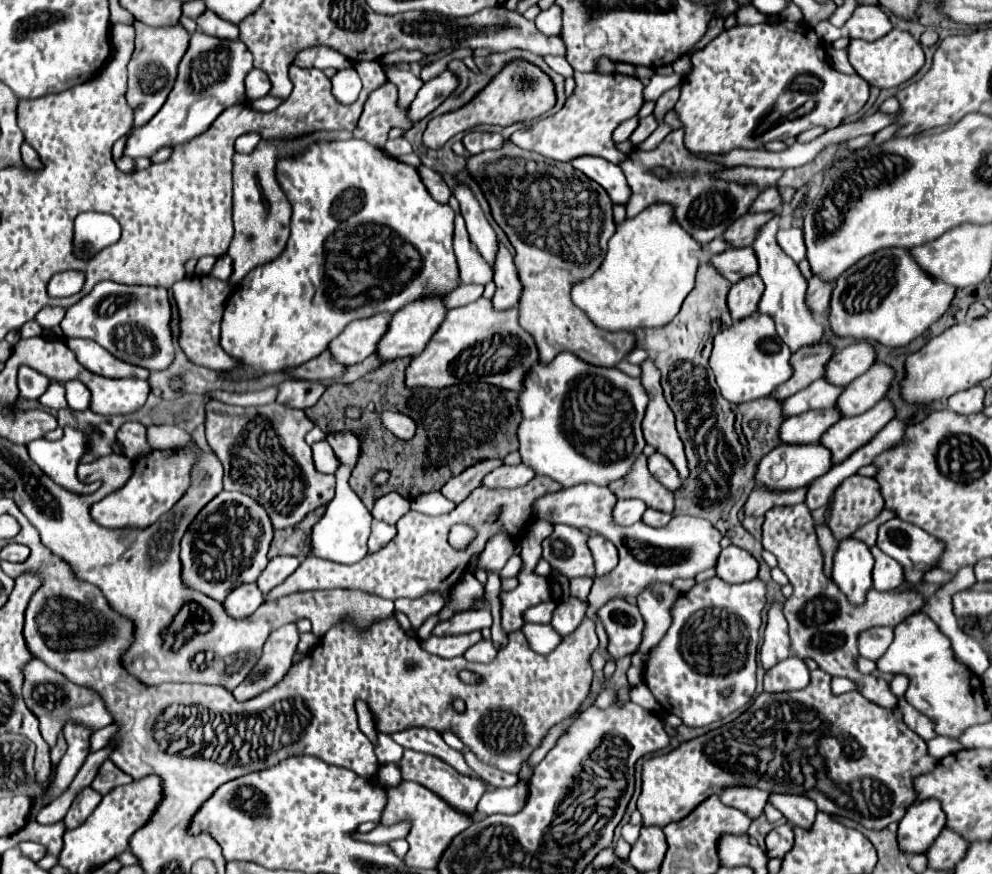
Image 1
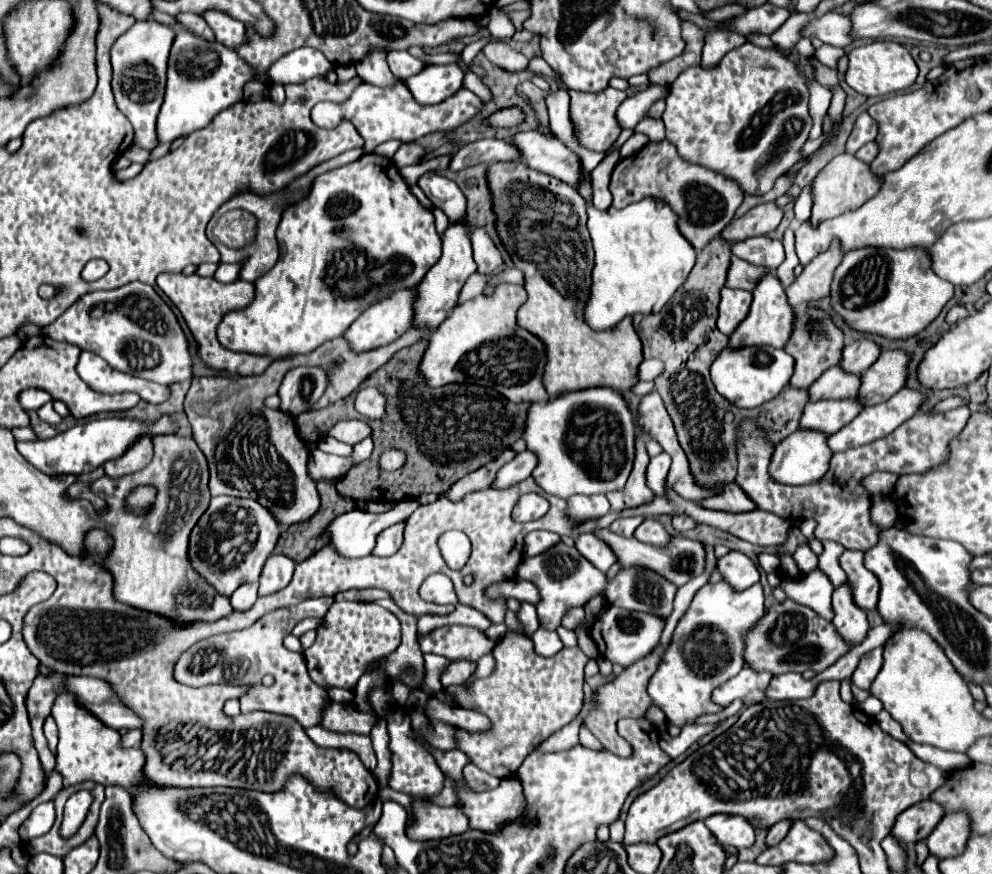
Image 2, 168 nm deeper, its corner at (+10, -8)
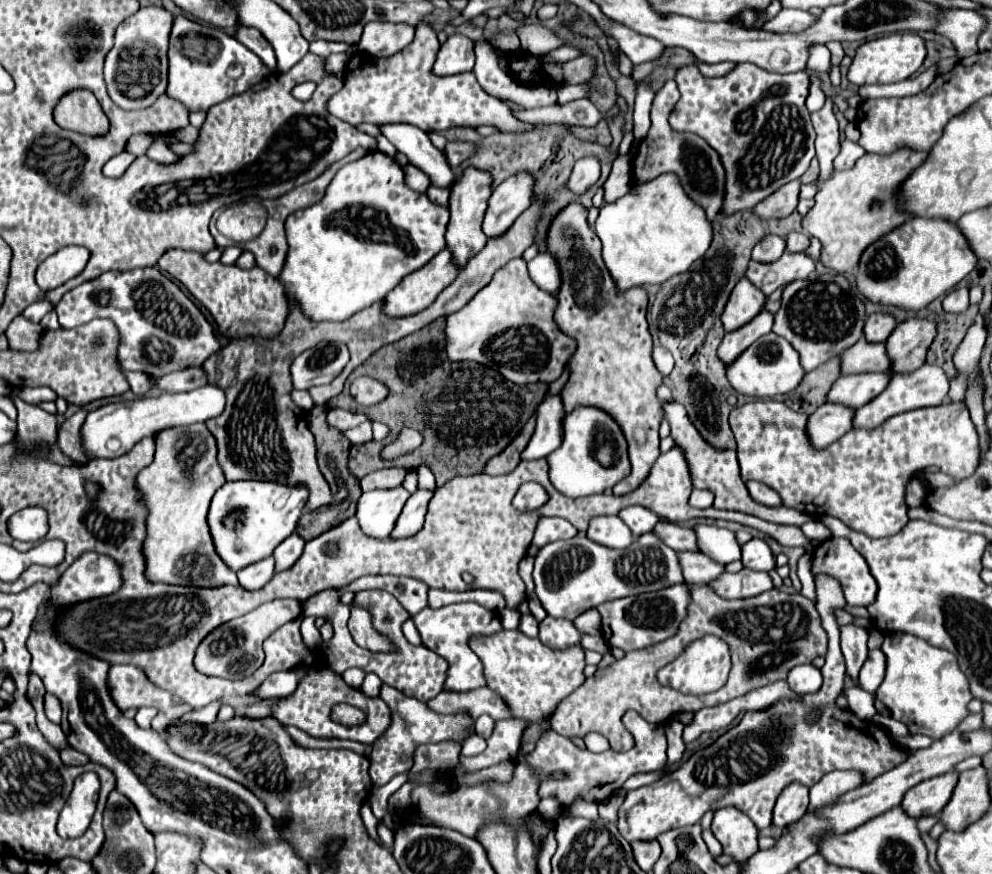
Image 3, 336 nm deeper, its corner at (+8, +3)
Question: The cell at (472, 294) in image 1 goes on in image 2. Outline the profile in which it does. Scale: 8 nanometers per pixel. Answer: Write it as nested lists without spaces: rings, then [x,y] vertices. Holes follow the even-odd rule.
[[[479,272],[471,274],[469,280],[467,280],[467,284],[463,286],[463,290],[461,290],[461,294],[459,294],[459,302],[457,302],[457,304],[463,304],[463,302],[473,300],[475,296],[483,294],[485,284],[487,284],[491,278],[493,278],[493,274],[491,274],[491,276],[483,276],[483,274],[479,274]]]

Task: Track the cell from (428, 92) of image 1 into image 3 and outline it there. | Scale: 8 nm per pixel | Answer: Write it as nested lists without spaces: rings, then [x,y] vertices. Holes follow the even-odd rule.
[[[449,35],[437,53],[437,61],[433,65],[433,73],[437,75],[457,75],[465,71],[473,71],[475,53],[473,41],[465,35]]]

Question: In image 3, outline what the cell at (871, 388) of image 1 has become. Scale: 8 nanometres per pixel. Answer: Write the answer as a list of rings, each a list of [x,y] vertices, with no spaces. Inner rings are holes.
[[[907,319],[899,323],[887,339],[889,357],[893,357],[891,373],[913,371],[925,363],[925,353],[937,335],[937,325],[929,319]]]

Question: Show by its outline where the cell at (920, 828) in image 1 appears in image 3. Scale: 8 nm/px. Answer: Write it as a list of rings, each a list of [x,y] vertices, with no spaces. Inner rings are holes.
[[[949,771],[927,781],[921,781],[909,793],[905,793],[905,801],[901,807],[915,819],[923,815],[939,815],[941,809],[949,803],[951,793],[957,785],[957,771]]]

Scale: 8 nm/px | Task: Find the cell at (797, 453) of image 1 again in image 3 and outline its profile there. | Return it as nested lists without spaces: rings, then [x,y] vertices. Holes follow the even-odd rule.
[[[825,403],[809,417],[809,437],[813,447],[823,449],[839,437],[843,437],[853,427],[855,409],[841,403]]]

